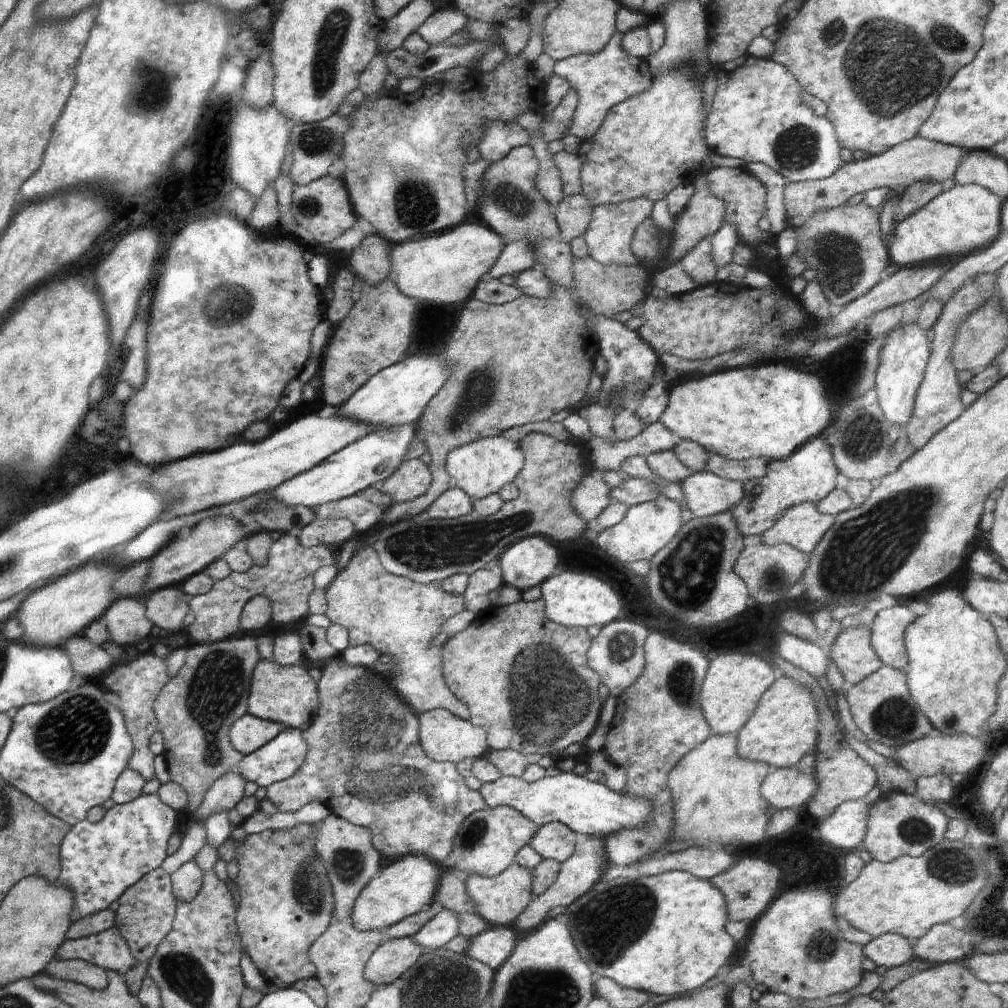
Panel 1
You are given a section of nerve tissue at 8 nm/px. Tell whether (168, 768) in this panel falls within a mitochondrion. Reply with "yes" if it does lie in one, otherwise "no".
no

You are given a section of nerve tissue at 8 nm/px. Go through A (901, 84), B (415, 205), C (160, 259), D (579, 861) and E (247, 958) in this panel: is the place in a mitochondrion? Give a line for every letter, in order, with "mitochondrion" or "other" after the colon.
A: mitochondrion
B: mitochondrion
C: other
D: other
E: other

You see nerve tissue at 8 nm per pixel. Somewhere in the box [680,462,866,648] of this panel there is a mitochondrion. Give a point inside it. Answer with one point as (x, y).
(774, 580)

